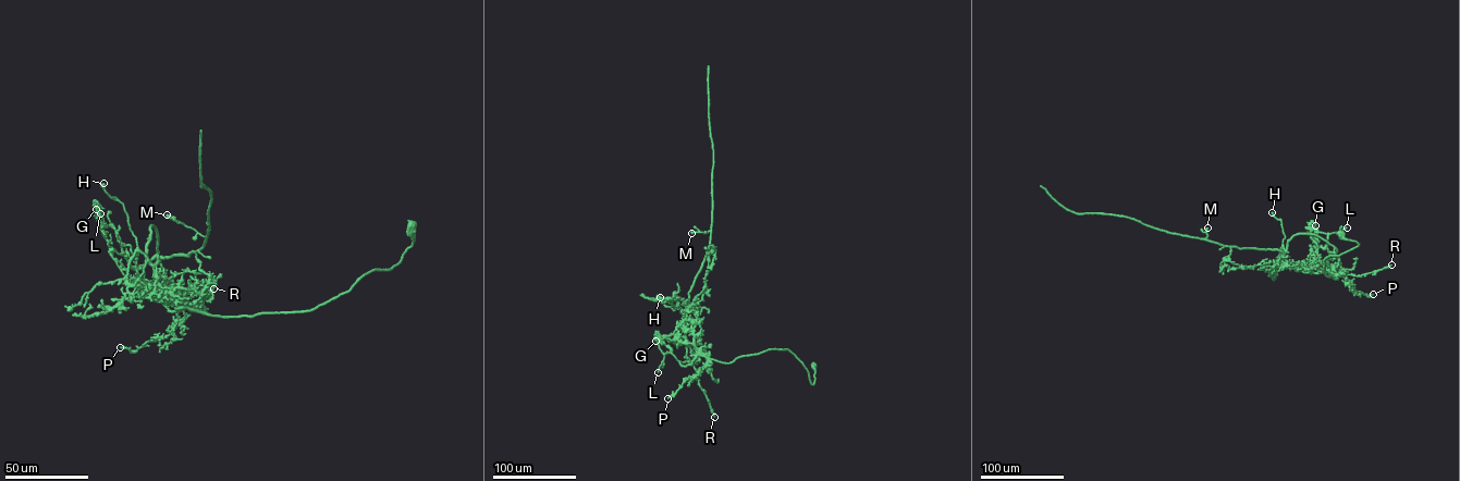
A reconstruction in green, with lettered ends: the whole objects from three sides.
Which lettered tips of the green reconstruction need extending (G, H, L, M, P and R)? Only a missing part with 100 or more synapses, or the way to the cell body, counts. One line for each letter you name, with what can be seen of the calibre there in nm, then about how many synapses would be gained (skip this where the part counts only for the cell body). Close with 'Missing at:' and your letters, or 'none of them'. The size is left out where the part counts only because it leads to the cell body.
Missing at: none of them

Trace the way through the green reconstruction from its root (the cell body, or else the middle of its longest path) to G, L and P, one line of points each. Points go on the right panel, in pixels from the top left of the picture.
G: (1340, 234), (1359, 245), (1324, 260), (1336, 279), (1340, 263), (1315, 225)
L: (1340, 234), (1359, 245), (1324, 260), (1336, 279), (1327, 235), (1347, 227)
P: (1340, 234), (1359, 245), (1326, 257), (1324, 272), (1337, 279), (1335, 248), (1352, 290), (1373, 294)

